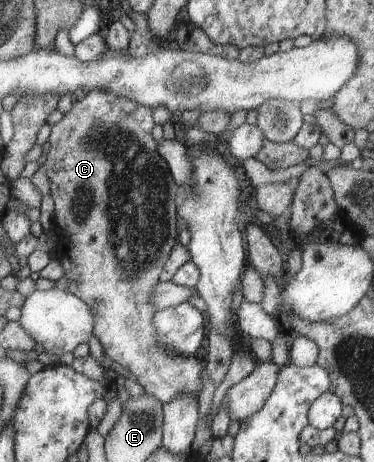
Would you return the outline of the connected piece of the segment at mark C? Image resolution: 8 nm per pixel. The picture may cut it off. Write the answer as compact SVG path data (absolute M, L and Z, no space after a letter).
M96 90L88 93L80 102L76 101L72 110L63 116L54 127L51 128L51 136L45 148L43 163L48 177L51 179L51 196L55 204L55 218L54 223L60 226L62 238L66 238L66 244L60 246L68 246L58 250L60 252L60 260L64 264L64 277L55 282L55 288L77 295L85 304L91 306L91 312L95 316L95 337L103 346L105 354L112 359L112 361L120 364L126 368L137 382L144 388L145 393L154 396L163 404L170 403L178 396L184 394L198 397L203 390L203 372L202 364L194 357L186 357L176 355L175 353L168 353L163 345L159 344L158 333L154 324L154 318L158 310L154 306L154 301L151 300L152 292L155 290L155 285L159 284L160 276L163 274L163 269L168 263L168 258L171 256L172 250L178 244L178 233L181 226L181 221L178 219L178 209L182 199L182 188L175 182L172 177L171 169L168 167L167 161L158 153L158 146L152 130L154 130L154 114L152 110L137 104L134 100L129 100L127 97L117 96L114 93L107 91Z

